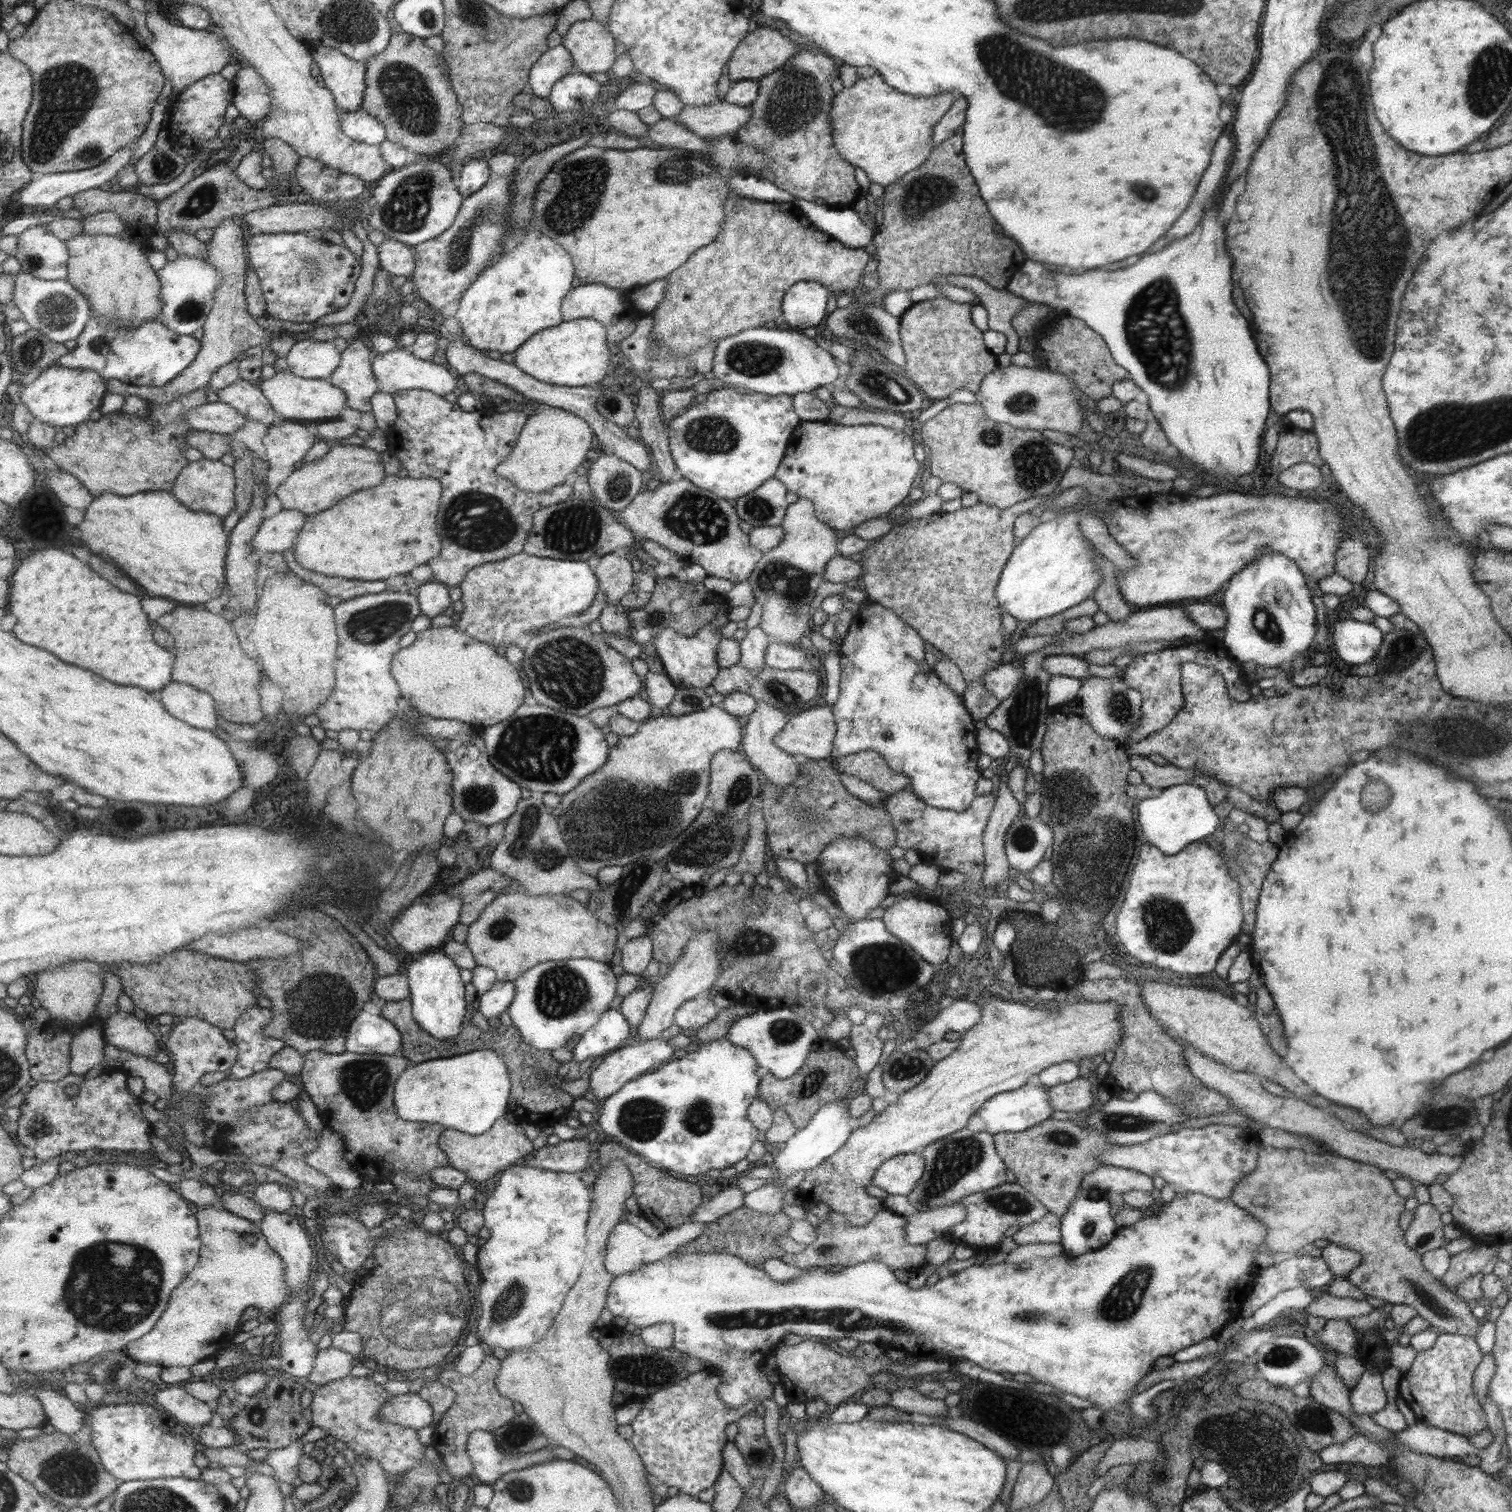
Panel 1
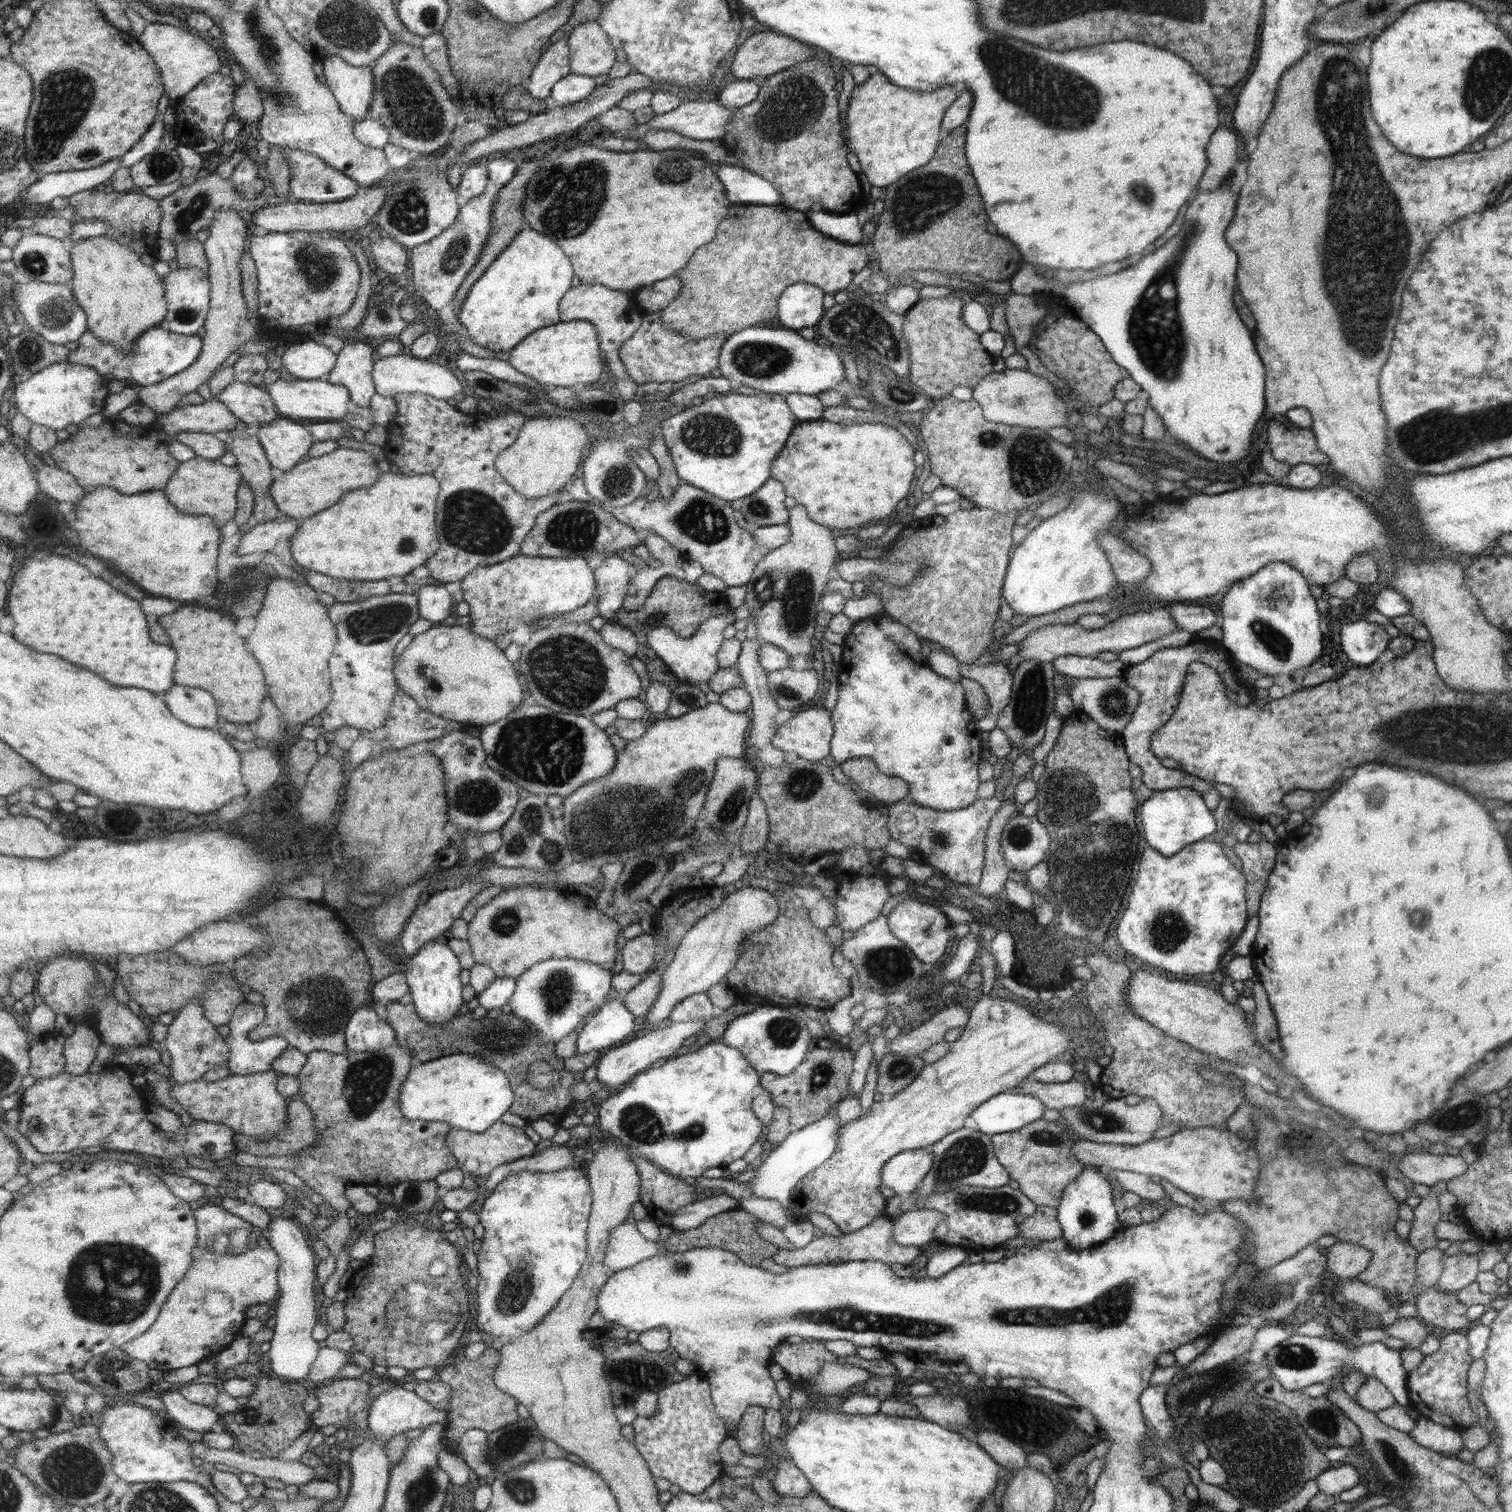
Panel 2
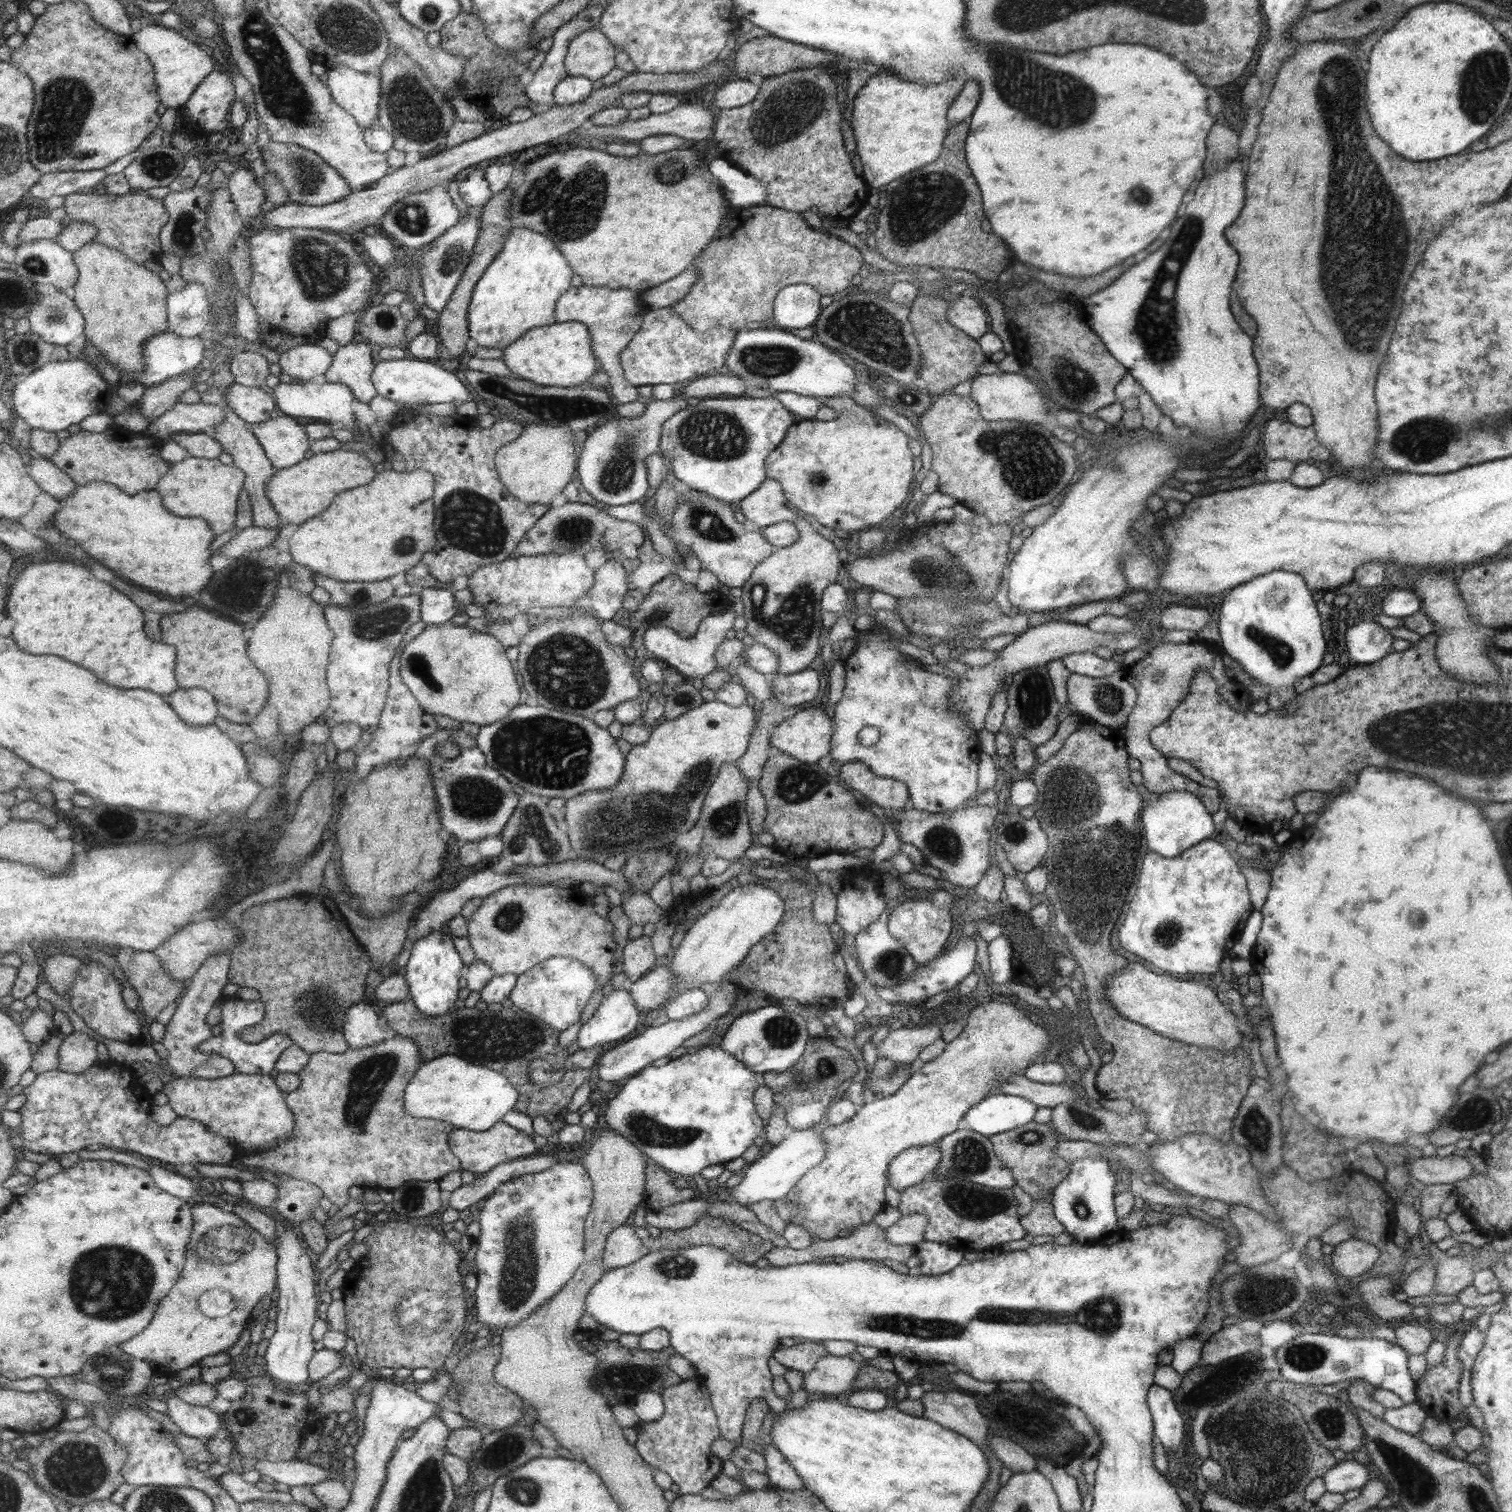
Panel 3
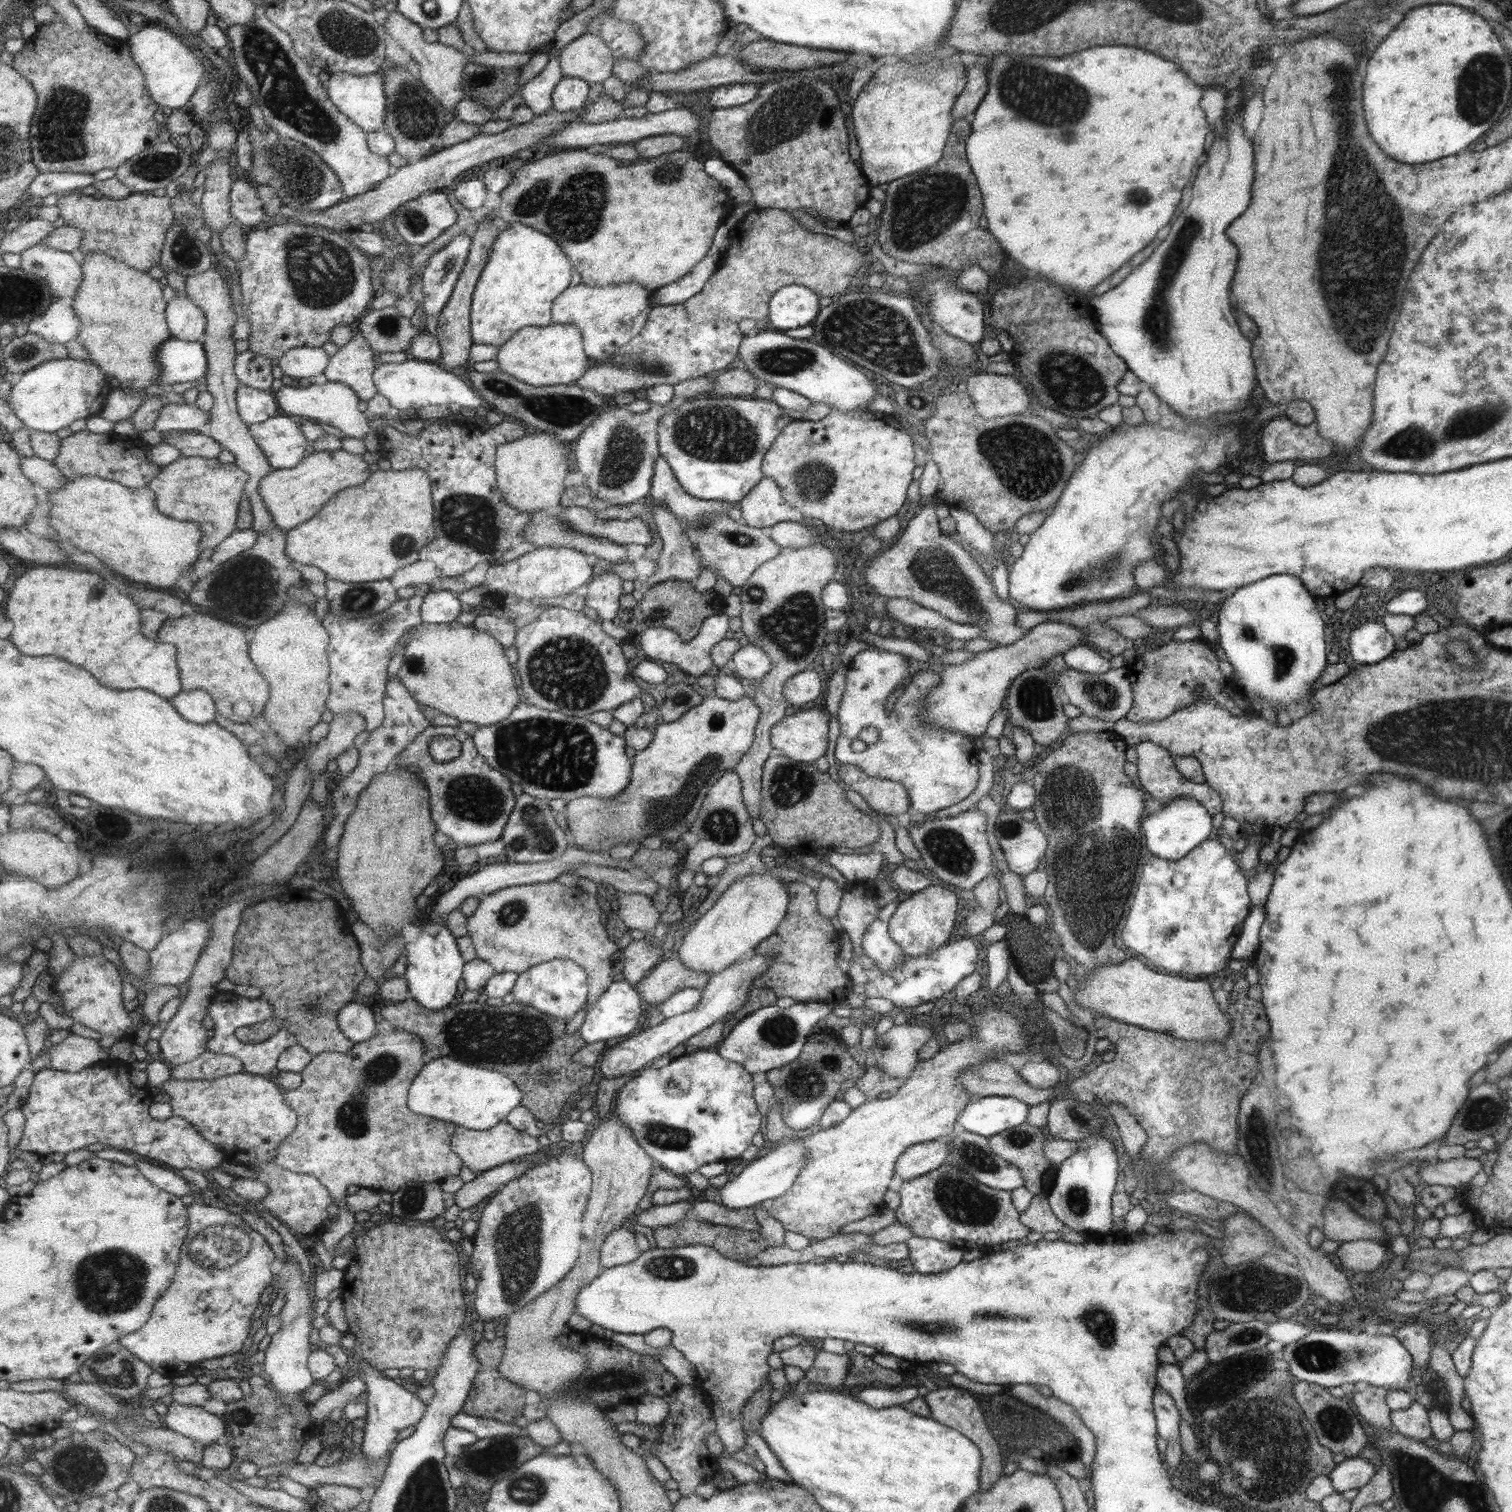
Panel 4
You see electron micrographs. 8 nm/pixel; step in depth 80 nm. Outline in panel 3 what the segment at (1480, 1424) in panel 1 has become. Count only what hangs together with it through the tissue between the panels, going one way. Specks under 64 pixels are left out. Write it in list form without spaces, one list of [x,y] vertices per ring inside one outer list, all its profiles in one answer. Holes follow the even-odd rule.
[[[1456,1329],[1449,1340],[1444,1344],[1444,1351],[1440,1363],[1435,1366],[1426,1366],[1423,1374],[1414,1380],[1415,1383],[1415,1400],[1424,1410],[1427,1416],[1433,1417],[1437,1421],[1449,1423],[1457,1420],[1461,1415],[1467,1415],[1466,1407],[1459,1402],[1458,1386],[1461,1380],[1462,1364],[1457,1358],[1457,1349],[1463,1338],[1462,1333]]]

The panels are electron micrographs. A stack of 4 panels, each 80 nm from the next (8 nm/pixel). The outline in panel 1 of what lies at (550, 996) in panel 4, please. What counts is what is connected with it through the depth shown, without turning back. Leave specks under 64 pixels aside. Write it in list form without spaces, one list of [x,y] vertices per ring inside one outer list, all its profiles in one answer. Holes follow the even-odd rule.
[[[592,958],[542,962],[521,975],[515,983],[516,998],[509,1015],[521,1031],[524,1041],[537,1050],[557,1050],[573,1039],[578,1040],[599,1024],[604,1014],[618,1003],[617,974],[613,974],[609,963]]]

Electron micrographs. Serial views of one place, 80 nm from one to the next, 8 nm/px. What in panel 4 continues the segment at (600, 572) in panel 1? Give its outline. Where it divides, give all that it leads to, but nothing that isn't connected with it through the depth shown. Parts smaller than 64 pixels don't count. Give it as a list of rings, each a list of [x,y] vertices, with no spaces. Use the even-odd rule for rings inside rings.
[[[608,569],[588,583],[585,605],[594,608],[601,621],[615,620],[621,610],[621,596],[623,578]]]

